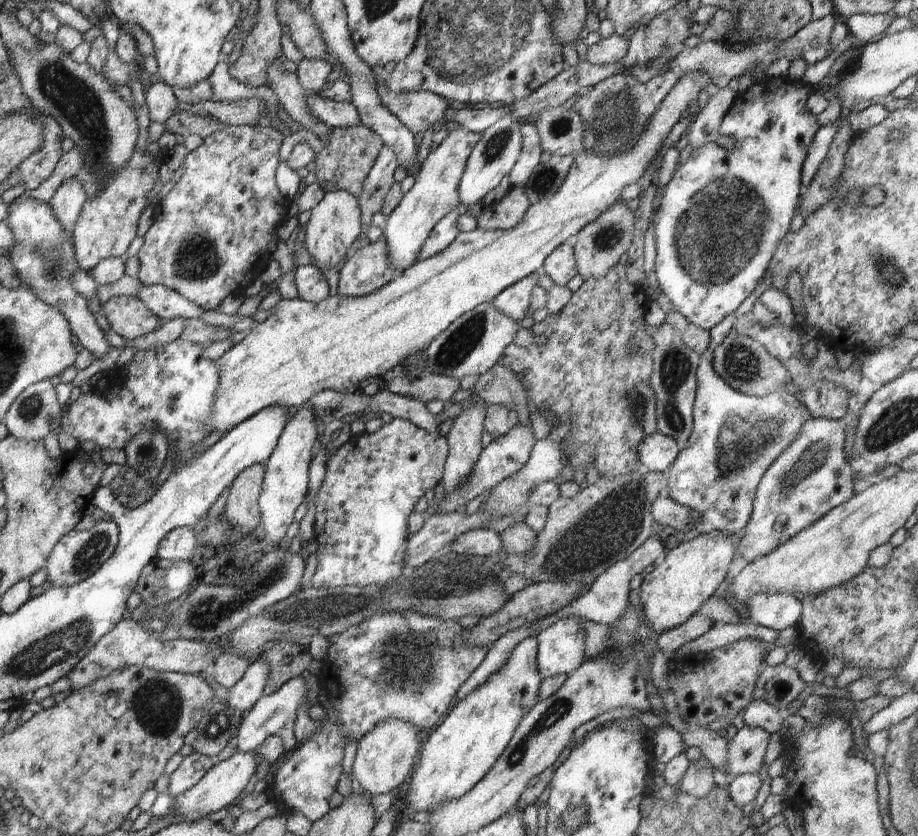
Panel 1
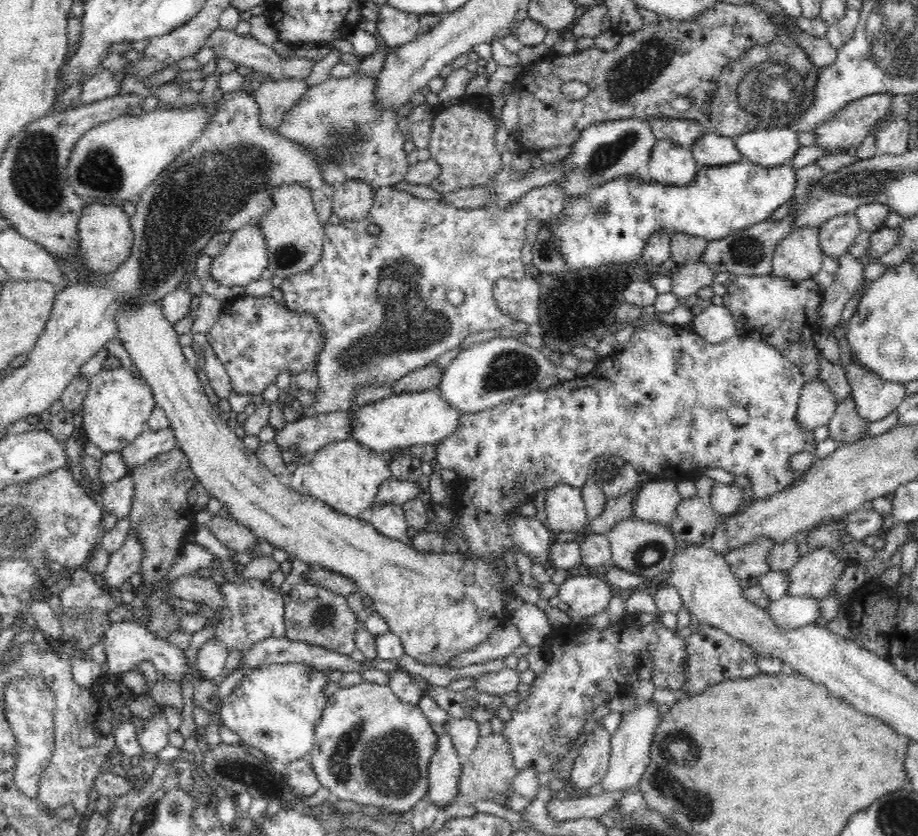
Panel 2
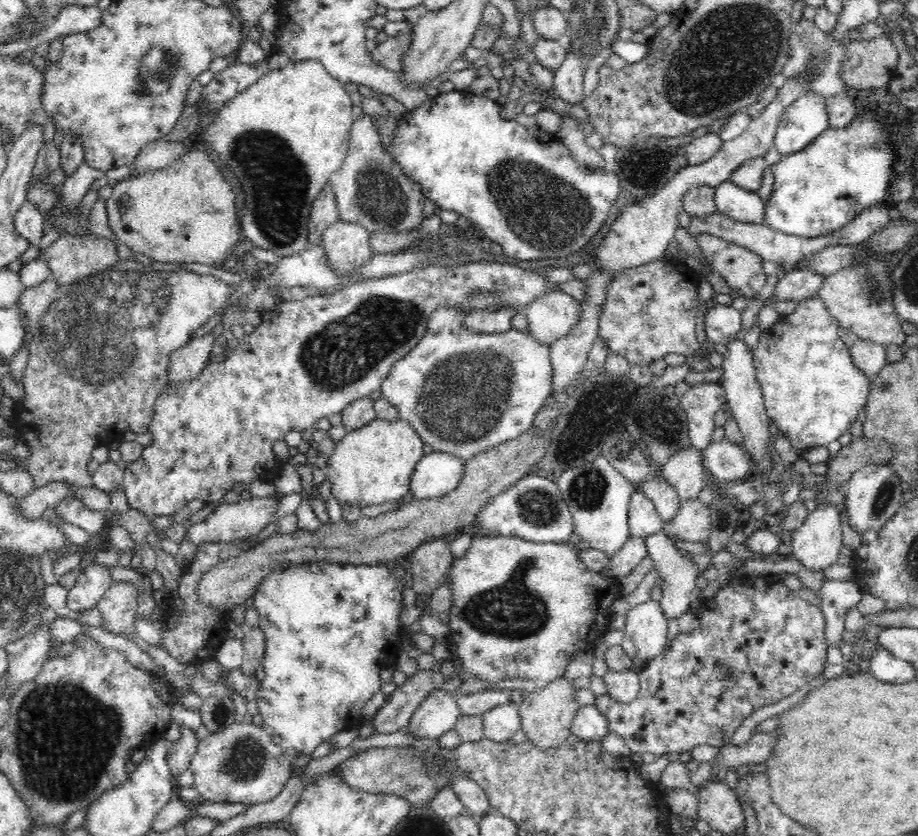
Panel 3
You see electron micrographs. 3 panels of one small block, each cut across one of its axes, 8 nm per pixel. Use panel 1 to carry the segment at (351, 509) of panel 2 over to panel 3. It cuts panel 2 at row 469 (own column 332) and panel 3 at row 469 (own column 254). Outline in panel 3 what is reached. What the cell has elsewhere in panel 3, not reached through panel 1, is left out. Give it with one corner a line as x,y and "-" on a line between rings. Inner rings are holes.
399,419
397,422
374,420
359,430
350,431
336,444
324,468
332,483
332,497
345,505
379,505
396,501
408,494
416,463
424,455
424,441
412,426

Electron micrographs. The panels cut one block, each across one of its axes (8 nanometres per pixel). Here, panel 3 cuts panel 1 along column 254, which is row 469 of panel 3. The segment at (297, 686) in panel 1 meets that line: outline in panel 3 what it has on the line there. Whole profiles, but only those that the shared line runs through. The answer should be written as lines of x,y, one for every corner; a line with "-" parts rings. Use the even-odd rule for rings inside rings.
728,439
703,448
703,465
711,479
719,482
744,480
751,473
748,450

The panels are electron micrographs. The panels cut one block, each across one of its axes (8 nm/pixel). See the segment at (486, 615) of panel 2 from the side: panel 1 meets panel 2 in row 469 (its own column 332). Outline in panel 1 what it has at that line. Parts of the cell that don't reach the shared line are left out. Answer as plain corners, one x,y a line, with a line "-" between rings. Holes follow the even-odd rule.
345,190
324,193
322,200
311,210
306,226
305,248
319,270
339,270
346,260
348,248
361,235
362,218
357,198

